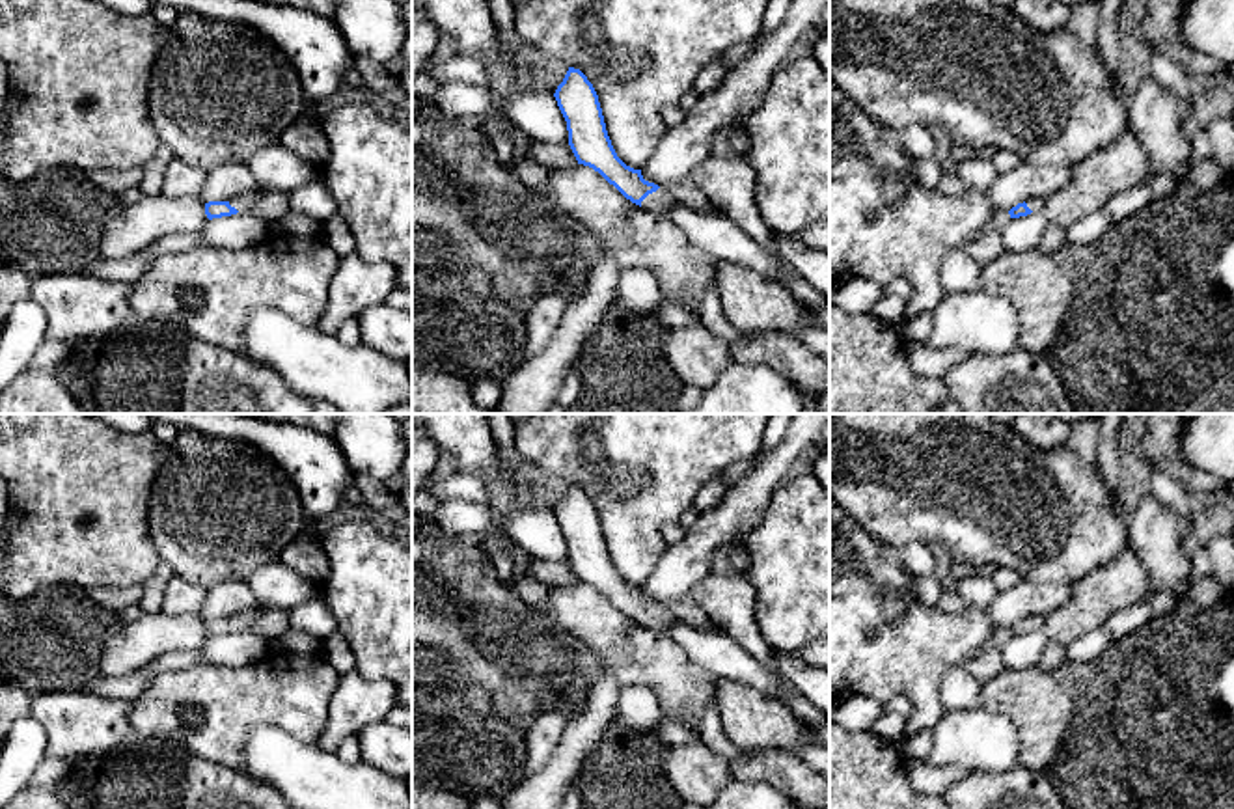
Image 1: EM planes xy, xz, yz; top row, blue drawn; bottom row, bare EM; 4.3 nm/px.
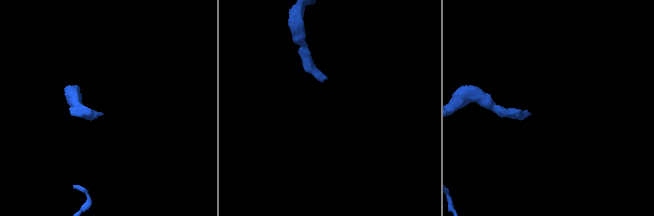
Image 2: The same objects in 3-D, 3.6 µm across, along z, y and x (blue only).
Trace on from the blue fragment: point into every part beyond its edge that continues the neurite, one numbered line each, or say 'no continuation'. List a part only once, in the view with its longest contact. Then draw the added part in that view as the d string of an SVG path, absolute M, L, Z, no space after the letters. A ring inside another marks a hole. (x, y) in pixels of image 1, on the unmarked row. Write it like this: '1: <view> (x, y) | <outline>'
1: xz (658, 619) | M658 606L656 610L649 611L641 624L658 632L665 632L665 628L675 621L677 617L671 613L667 606Z

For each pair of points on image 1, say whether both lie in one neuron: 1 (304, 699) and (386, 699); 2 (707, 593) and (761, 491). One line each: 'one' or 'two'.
1: two
2: two

